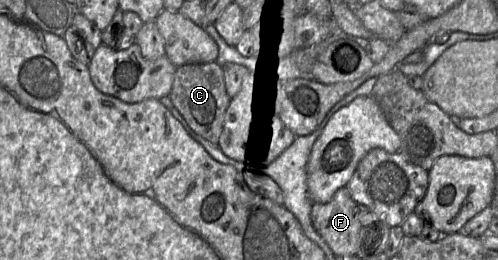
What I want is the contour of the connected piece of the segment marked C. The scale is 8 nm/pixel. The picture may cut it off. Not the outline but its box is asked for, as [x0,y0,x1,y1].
[169,62,230,145]

